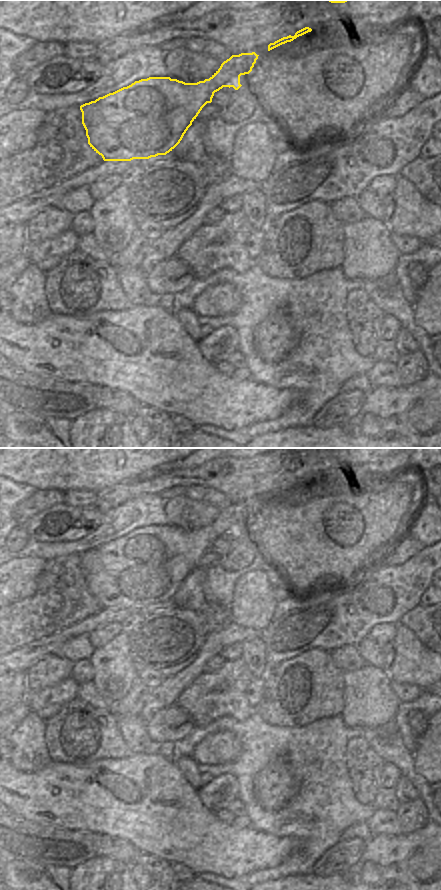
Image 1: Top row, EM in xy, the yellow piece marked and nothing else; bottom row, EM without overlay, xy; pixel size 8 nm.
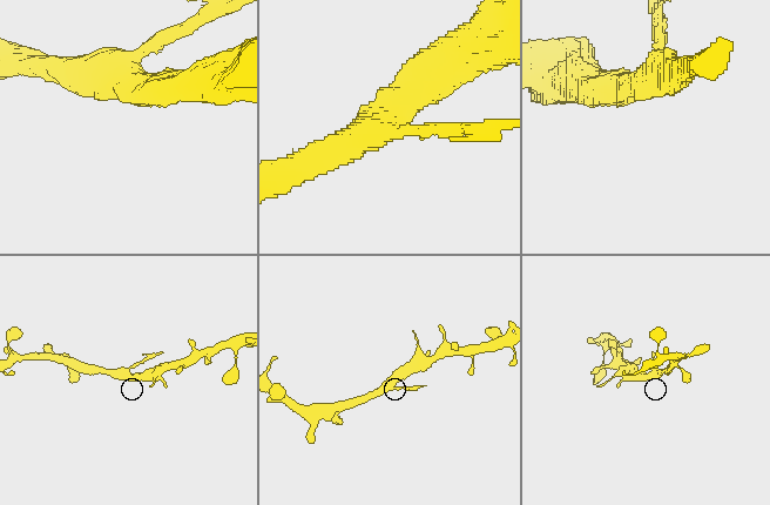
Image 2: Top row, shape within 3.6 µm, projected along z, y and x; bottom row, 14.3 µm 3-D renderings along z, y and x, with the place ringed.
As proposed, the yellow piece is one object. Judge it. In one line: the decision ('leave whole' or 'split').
split

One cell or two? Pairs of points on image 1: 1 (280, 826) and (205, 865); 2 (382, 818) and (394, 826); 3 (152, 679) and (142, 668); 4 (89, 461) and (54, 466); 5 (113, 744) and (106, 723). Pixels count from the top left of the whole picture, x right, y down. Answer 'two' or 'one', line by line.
1: two
2: one
3: one
4: one
5: one

